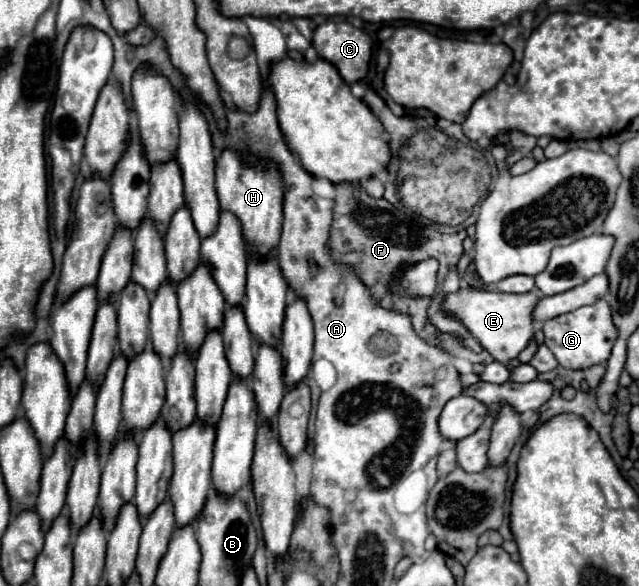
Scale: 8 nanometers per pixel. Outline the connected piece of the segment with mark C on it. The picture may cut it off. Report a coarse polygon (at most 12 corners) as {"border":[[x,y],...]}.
{"border":[[347,21],[313,33],[319,57],[351,85],[367,75],[371,37]]}

